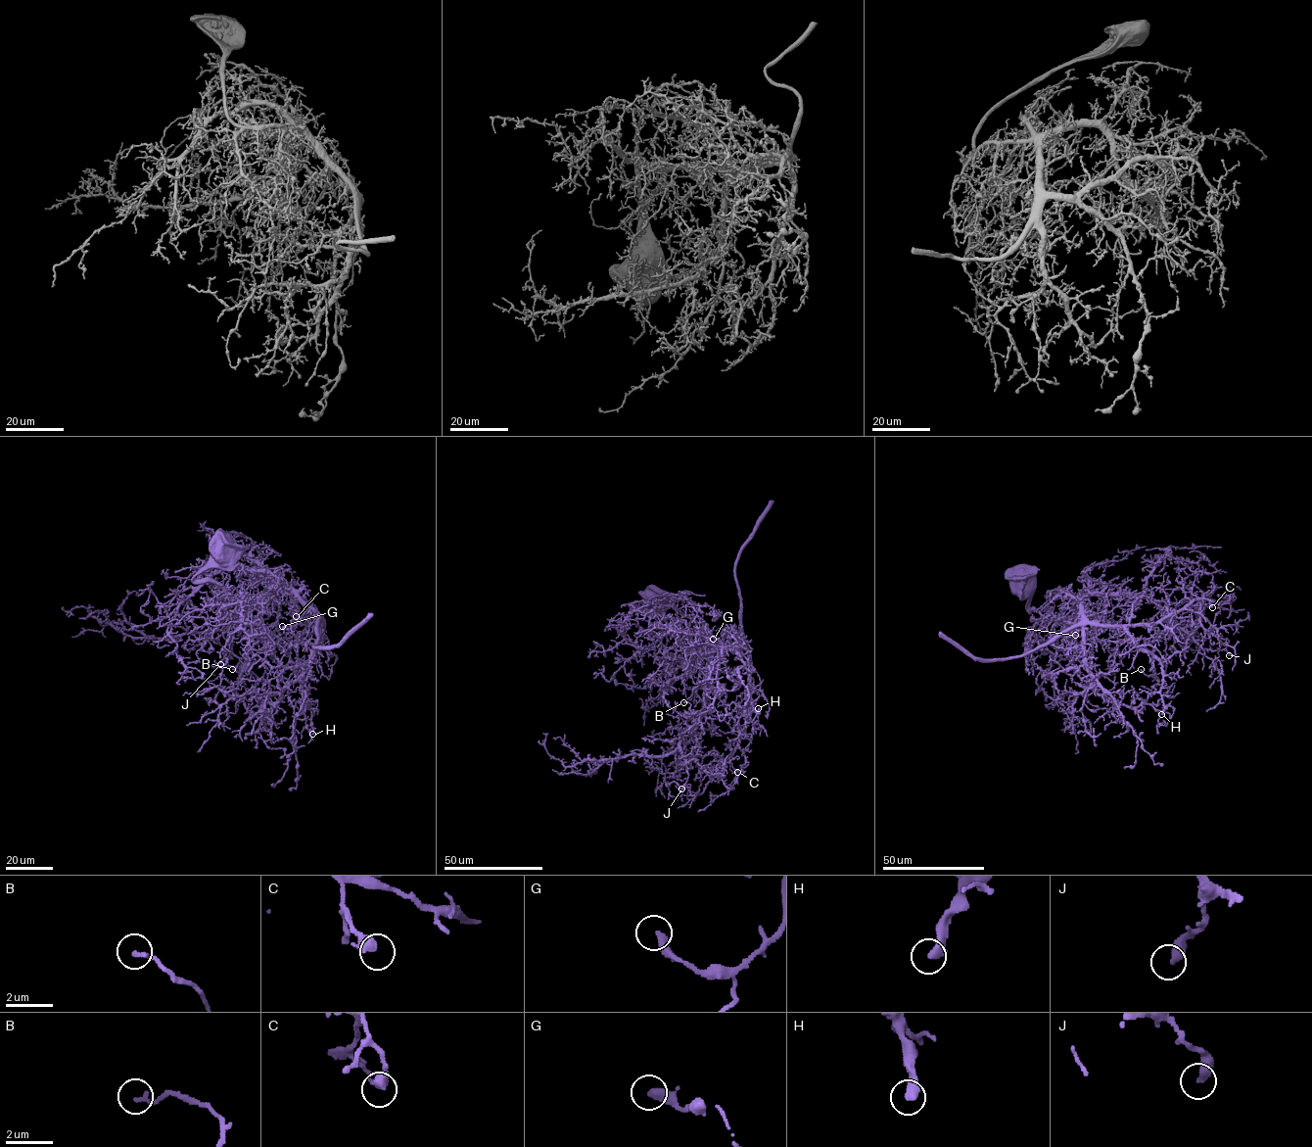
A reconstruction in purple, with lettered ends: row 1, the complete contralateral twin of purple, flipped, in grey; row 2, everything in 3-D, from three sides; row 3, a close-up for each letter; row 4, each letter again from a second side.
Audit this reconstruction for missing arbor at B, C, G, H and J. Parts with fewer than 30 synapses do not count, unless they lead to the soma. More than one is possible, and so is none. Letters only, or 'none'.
none

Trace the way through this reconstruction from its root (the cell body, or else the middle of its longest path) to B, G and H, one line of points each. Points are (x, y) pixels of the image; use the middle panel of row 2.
B: (651, 598), (646, 607), (632, 608), (653, 611), (679, 645), (700, 656), (704, 707), (692, 714), (683, 702)
G: (651, 598), (646, 607), (632, 608), (653, 611), (684, 647), (713, 649), (731, 642), (725, 635), (713, 639)
H: (651, 598), (646, 607), (632, 608), (653, 611), (684, 647), (748, 650), (752, 690), (745, 715), (758, 708)

